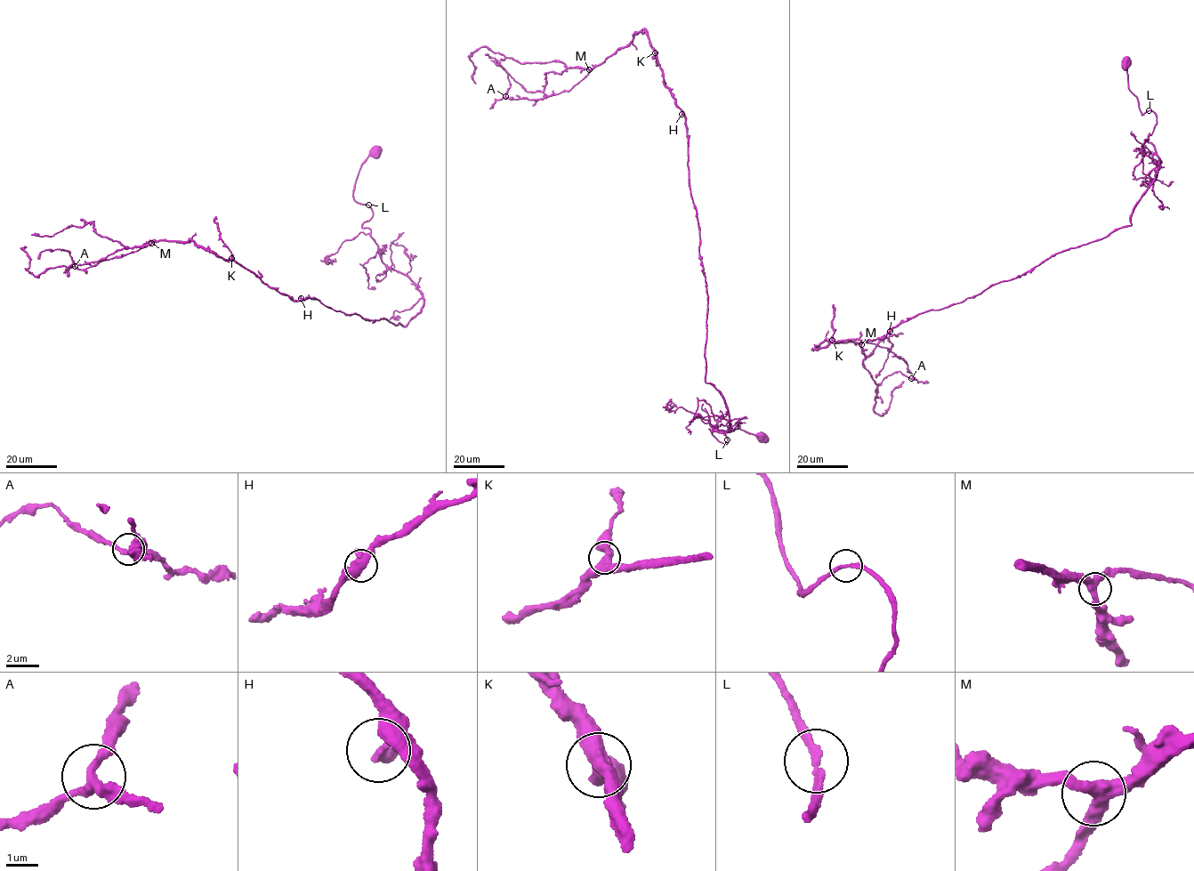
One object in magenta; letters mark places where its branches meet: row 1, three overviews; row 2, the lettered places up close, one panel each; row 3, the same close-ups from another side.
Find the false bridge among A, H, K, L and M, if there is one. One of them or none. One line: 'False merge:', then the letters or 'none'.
False merge: none

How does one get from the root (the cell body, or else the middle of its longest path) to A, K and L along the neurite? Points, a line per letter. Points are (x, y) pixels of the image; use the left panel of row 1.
A: (375, 151), (353, 196), (381, 260), (422, 295), (404, 326), (294, 300), (190, 240), (75, 266)
K: (375, 151), (353, 196), (371, 209), (362, 227), (381, 260), (422, 295), (407, 325), (294, 300), (231, 258)
L: (375, 151), (360, 167), (354, 189), (354, 199), (368, 205)

